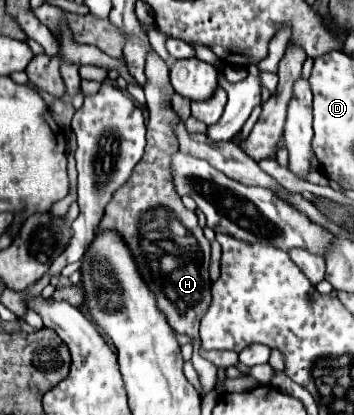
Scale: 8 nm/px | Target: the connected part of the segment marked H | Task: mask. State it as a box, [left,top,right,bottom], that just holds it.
[98,54,210,342]

